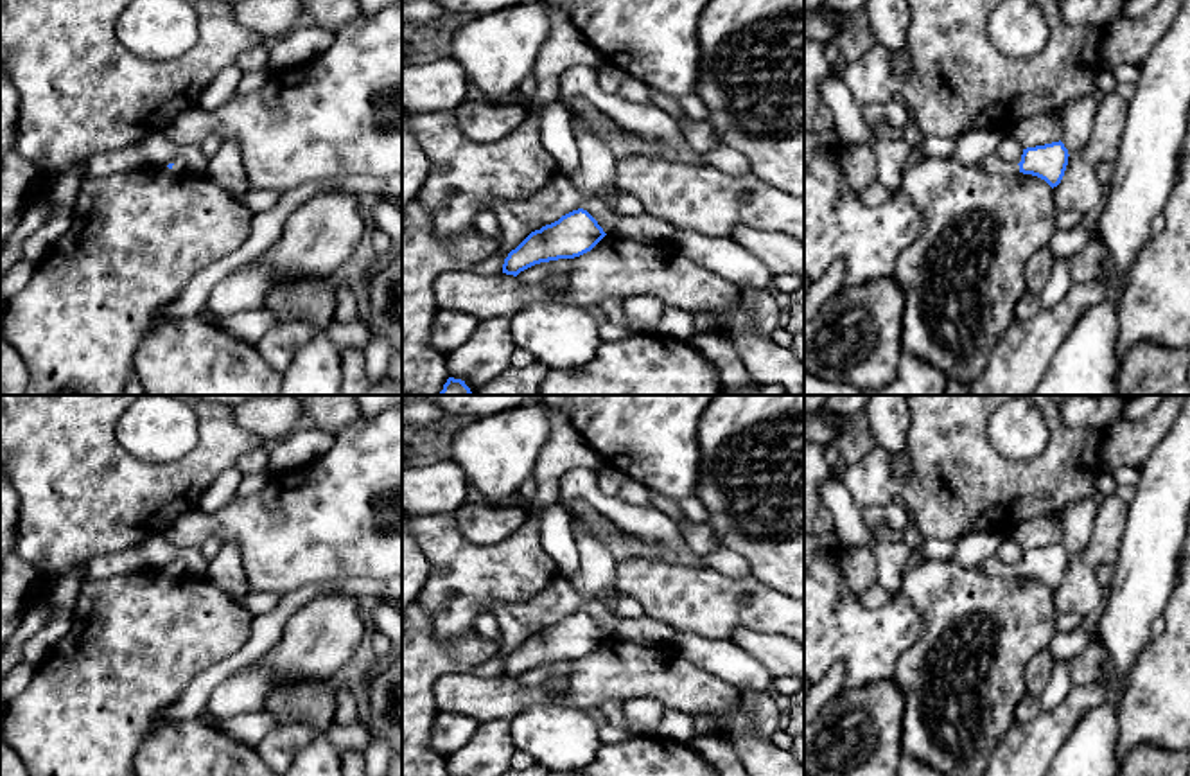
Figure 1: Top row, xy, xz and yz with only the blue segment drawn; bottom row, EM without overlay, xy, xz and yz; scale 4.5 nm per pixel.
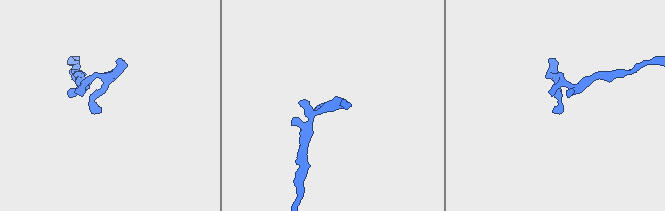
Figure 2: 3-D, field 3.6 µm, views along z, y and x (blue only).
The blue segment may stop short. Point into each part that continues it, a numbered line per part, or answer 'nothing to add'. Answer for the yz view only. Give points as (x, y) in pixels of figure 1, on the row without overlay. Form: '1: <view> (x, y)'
1: yz (991, 566)

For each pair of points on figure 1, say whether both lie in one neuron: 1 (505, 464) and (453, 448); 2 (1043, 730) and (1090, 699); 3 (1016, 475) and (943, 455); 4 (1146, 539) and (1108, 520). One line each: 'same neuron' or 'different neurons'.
1: same neuron
2: same neuron
3: same neuron
4: different neurons

